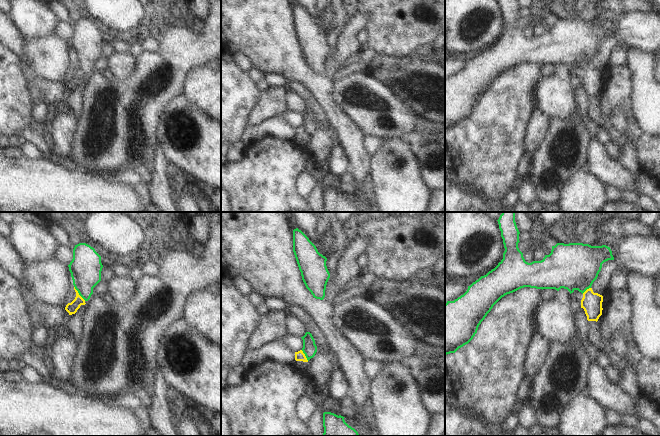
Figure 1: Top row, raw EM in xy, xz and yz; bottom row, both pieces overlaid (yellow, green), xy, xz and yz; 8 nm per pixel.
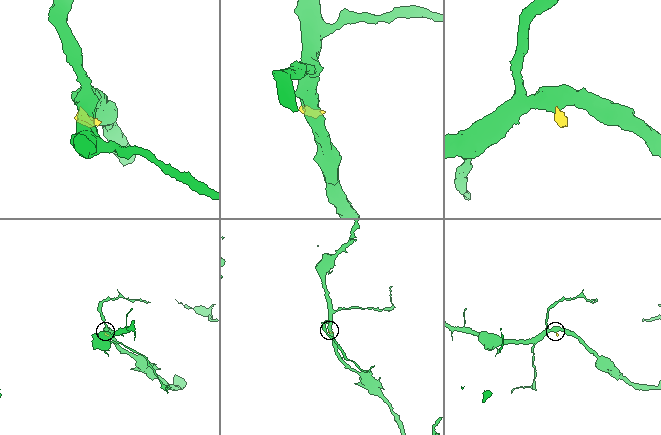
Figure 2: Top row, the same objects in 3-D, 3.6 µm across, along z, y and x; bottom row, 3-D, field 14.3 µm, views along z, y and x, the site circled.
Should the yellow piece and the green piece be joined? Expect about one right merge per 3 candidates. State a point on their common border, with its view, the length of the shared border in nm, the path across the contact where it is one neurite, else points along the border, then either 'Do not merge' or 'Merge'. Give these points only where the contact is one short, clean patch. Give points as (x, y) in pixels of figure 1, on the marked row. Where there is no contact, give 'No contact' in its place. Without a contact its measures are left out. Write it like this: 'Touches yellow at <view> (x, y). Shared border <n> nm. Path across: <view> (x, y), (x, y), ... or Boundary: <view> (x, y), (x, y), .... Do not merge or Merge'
Touches yellow at xy (78, 293). Shared border 150 nm. Boundary: xy (74, 286), (85, 300). Do not merge

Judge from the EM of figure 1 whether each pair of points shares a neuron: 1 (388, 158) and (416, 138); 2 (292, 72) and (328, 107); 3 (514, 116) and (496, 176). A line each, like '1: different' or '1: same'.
1: different
2: same
3: same

